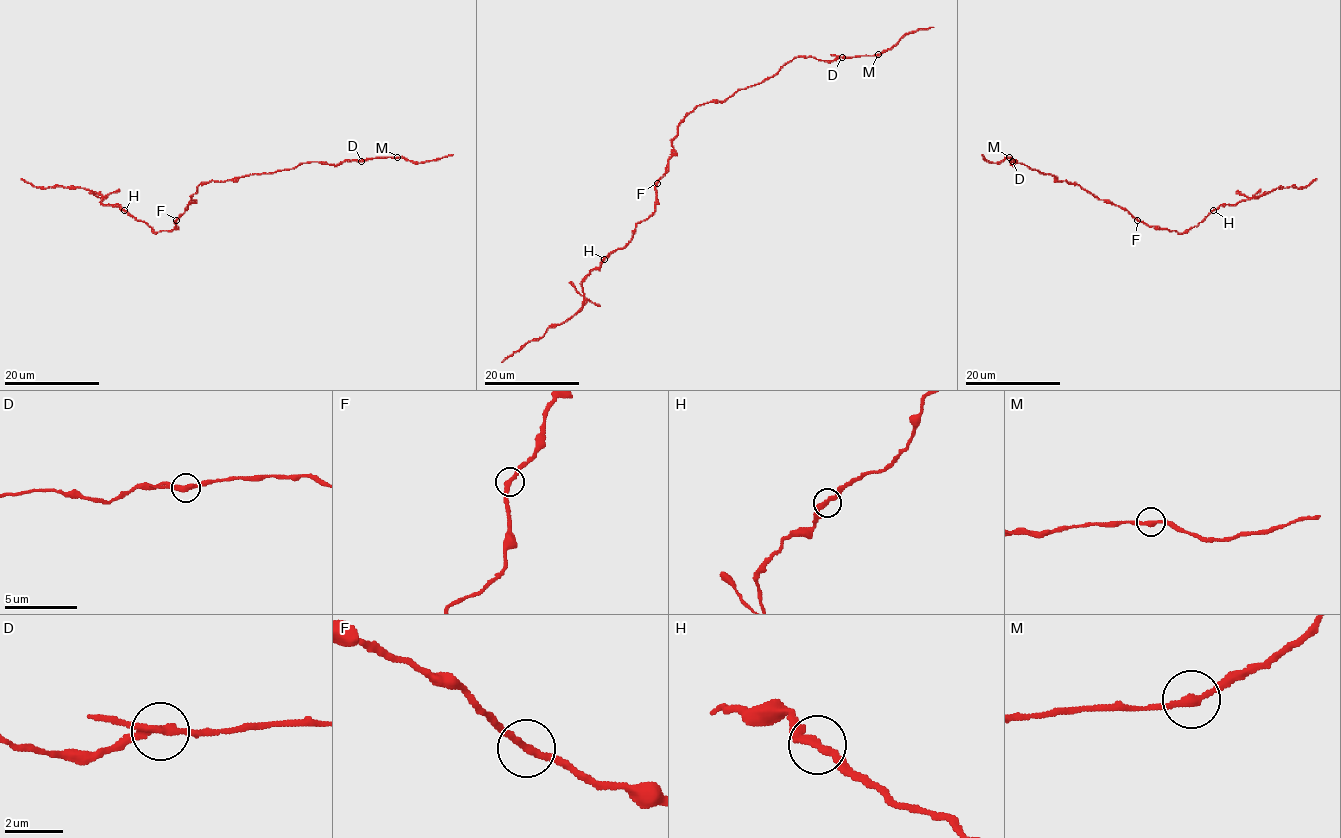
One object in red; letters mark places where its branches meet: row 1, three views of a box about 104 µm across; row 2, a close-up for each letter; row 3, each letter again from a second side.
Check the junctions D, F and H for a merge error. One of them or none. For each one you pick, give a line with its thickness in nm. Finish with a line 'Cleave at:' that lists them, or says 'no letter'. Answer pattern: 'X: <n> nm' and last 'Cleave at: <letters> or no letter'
D: 240 nm
Cleave at: D

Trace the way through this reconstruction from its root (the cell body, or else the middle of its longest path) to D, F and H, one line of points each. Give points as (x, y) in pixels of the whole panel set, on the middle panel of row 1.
D: (672, 145), (677, 127), (698, 105), (724, 101), (741, 89), (759, 84), (797, 57), (822, 60), (842, 57)
F: (672, 145), (673, 153), (667, 162), (667, 172), (657, 183)
H: (672, 145), (667, 172), (656, 185), (654, 211), (637, 224), (635, 233), (622, 248), (604, 259)

